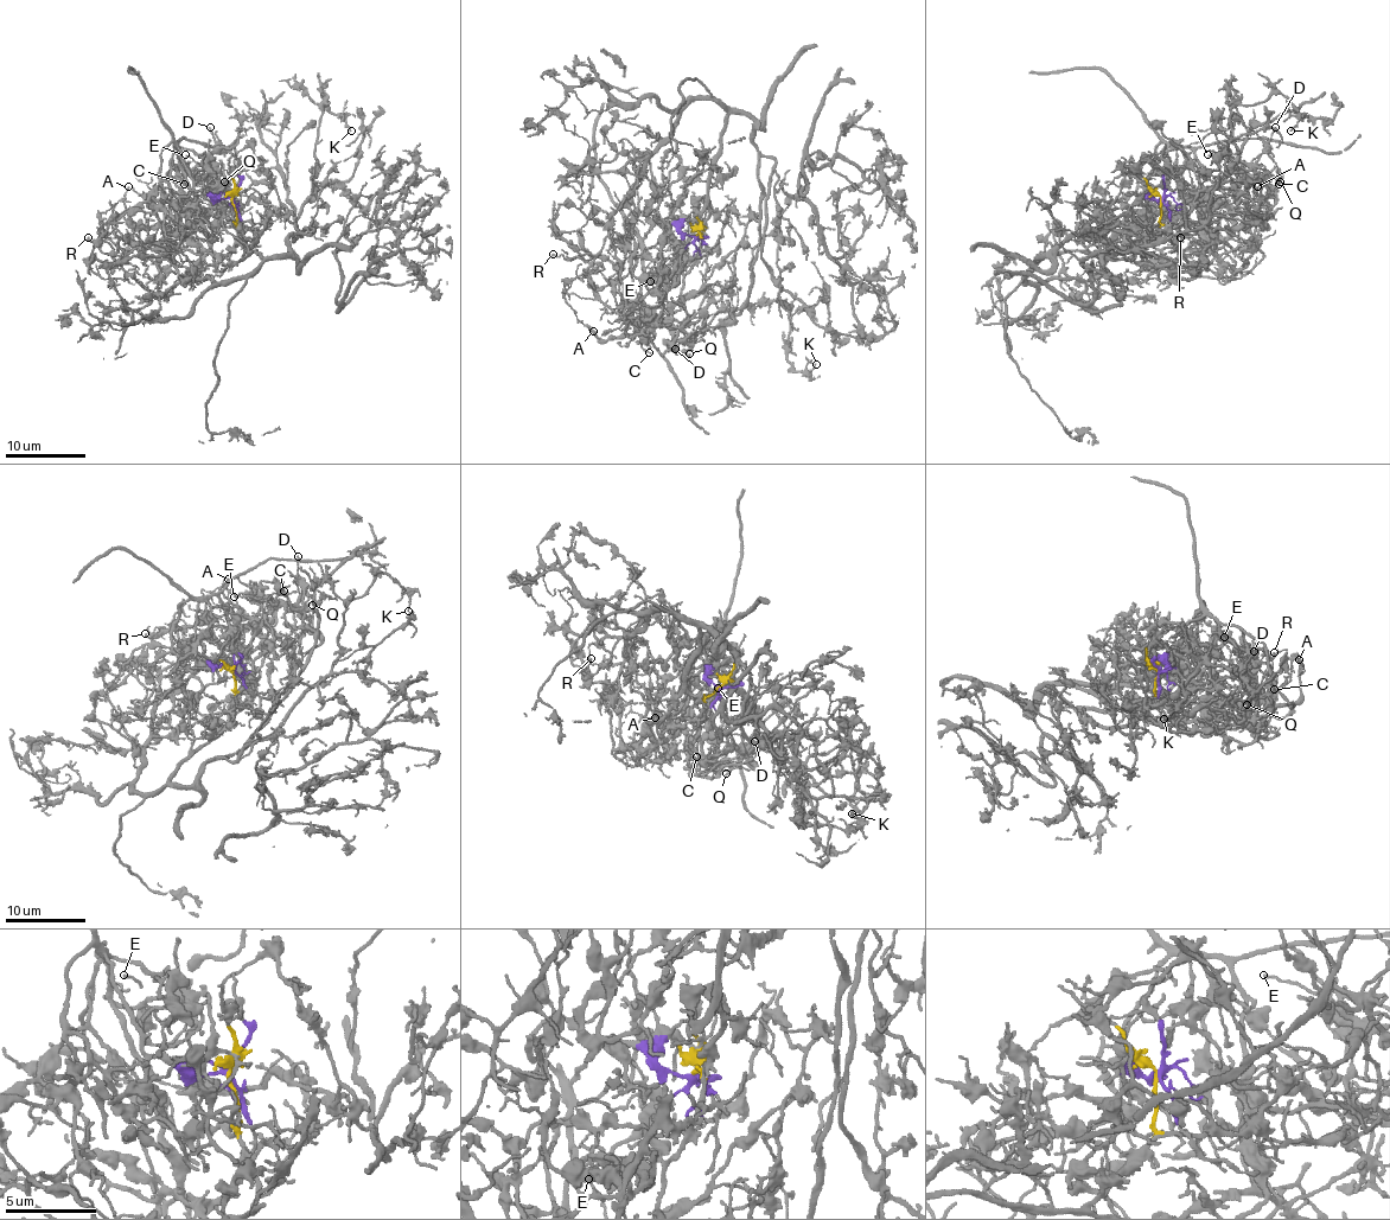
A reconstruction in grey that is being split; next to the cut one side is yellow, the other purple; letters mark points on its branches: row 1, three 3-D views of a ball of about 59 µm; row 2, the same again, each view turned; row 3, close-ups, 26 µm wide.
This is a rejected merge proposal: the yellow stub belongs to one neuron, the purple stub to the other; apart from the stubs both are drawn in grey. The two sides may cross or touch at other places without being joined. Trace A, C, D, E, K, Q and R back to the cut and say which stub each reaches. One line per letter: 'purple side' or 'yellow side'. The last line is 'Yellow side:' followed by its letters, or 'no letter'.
A: purple side
C: purple side
D: yellow side
E: purple side
K: yellow side
Q: purple side
R: purple side
Yellow side: D, K

